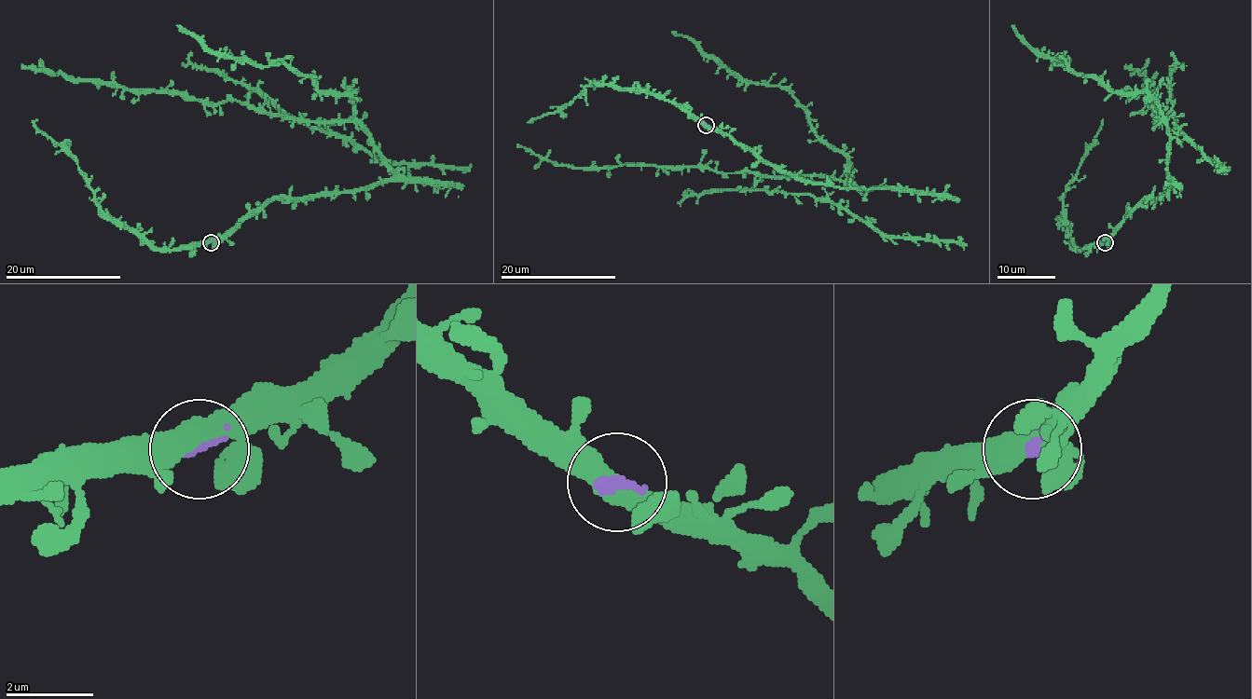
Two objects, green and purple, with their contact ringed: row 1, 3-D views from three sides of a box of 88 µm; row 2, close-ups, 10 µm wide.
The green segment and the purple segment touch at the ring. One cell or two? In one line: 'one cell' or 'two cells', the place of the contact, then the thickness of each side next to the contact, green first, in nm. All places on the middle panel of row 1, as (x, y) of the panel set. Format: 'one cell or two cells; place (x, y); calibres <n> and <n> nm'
one cell; place (706, 125); calibres 500 and 130 nm

